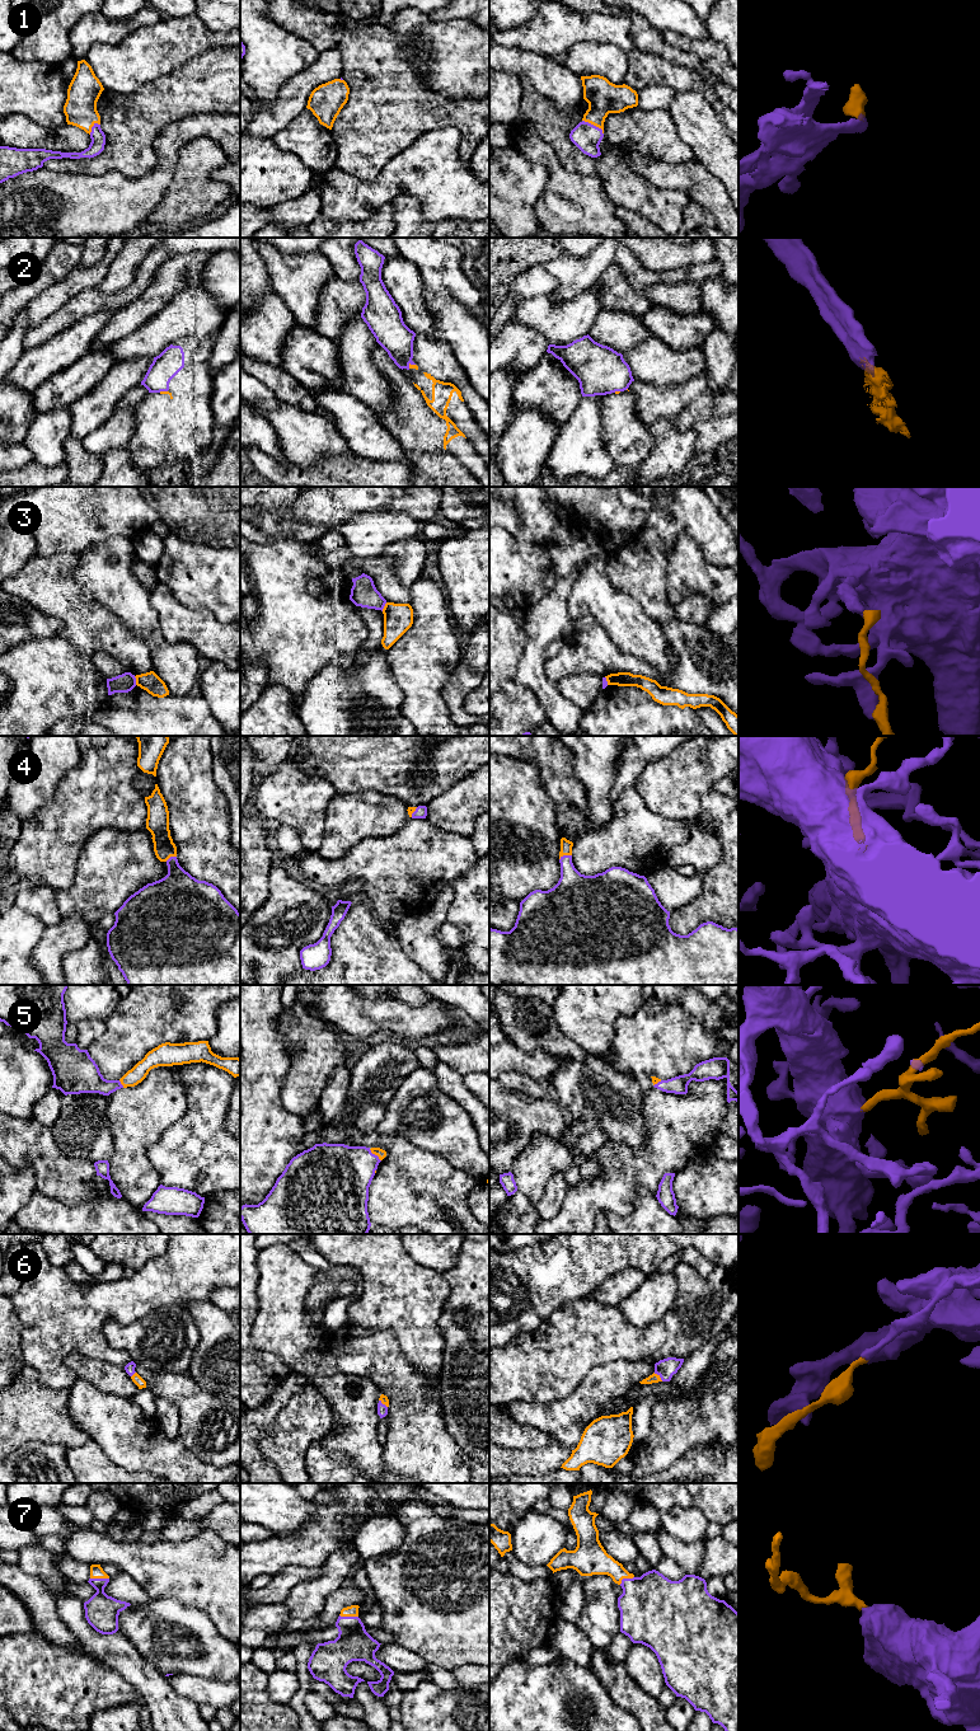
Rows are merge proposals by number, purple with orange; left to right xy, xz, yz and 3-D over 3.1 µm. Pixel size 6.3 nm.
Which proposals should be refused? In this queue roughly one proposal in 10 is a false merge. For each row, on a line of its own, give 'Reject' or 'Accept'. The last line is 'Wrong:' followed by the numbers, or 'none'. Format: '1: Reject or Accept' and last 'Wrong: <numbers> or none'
1: Accept
2: Reject
3: Accept
4: Accept
5: Accept
6: Accept
7: Accept
Wrong: 2

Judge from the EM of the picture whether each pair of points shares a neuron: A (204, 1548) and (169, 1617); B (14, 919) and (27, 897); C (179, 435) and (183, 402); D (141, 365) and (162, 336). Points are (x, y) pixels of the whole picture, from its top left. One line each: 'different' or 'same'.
A: different
B: different
C: same
D: different

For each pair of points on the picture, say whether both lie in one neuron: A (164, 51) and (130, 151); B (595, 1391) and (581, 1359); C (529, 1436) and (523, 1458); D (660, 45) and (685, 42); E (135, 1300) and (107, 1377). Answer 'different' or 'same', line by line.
A: different
B: different
C: different
D: different
E: different

